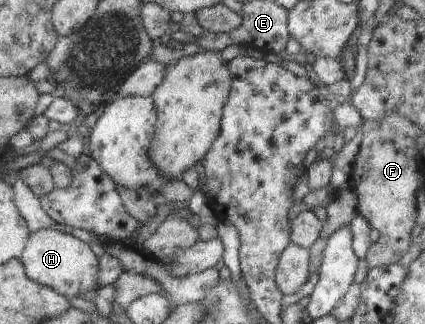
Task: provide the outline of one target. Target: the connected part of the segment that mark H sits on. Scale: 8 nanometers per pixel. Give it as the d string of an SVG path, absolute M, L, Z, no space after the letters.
M53 229L31 233L31 240L20 260L27 266L27 273L36 282L52 287L68 298L94 294L93 298L97 301L98 292L102 290L100 256L92 250L90 243L84 242L71 233Z

